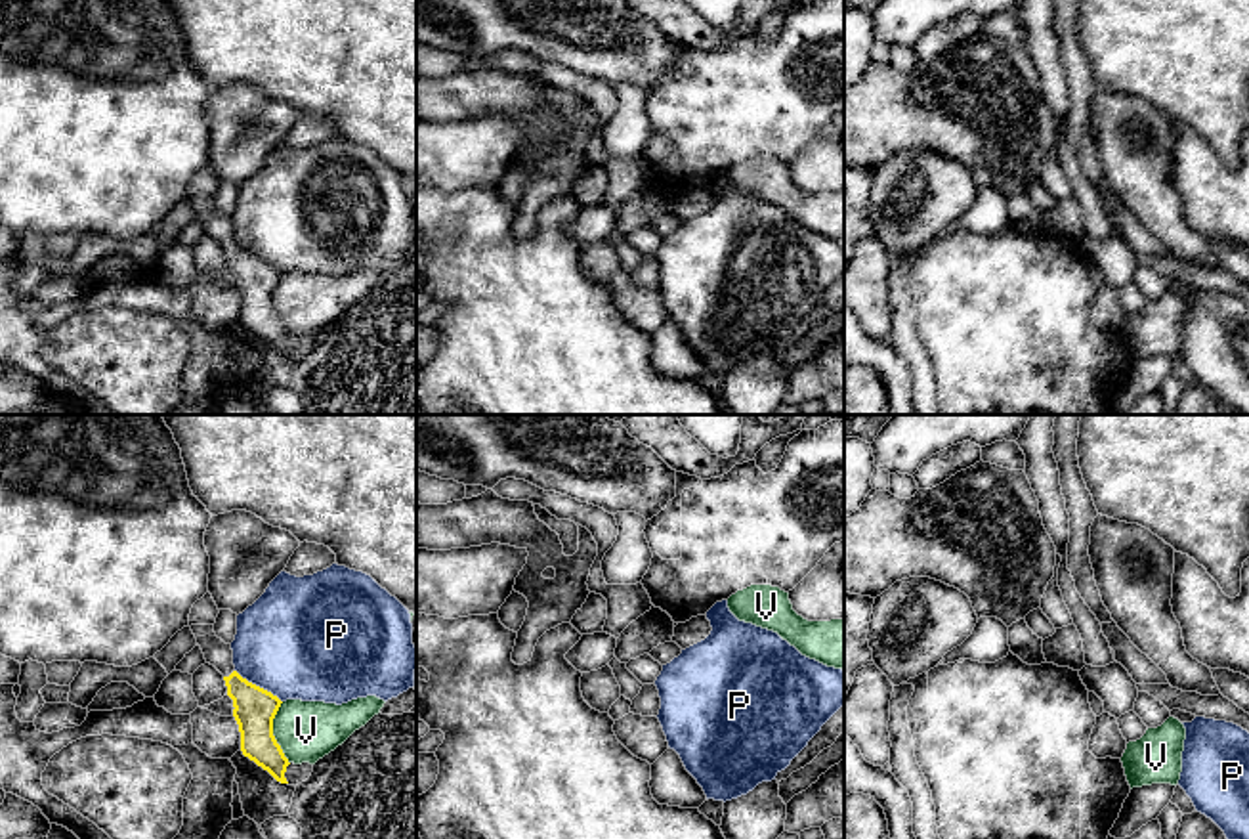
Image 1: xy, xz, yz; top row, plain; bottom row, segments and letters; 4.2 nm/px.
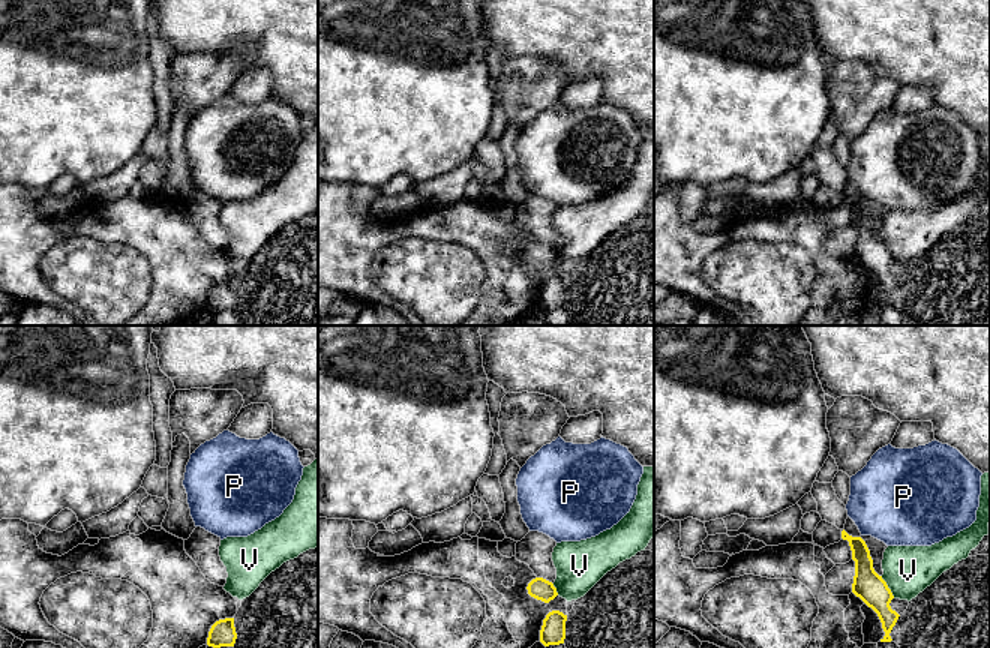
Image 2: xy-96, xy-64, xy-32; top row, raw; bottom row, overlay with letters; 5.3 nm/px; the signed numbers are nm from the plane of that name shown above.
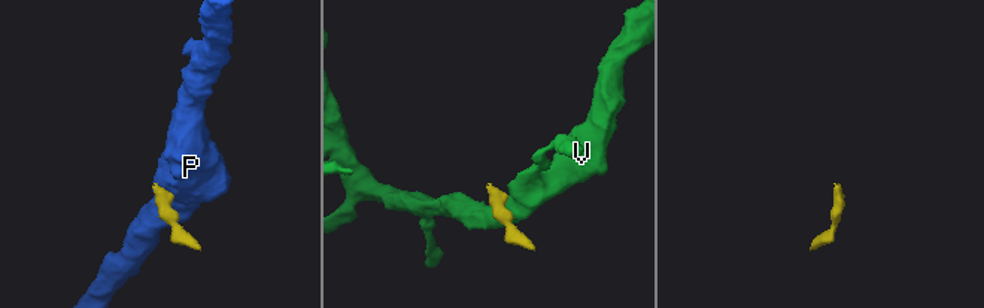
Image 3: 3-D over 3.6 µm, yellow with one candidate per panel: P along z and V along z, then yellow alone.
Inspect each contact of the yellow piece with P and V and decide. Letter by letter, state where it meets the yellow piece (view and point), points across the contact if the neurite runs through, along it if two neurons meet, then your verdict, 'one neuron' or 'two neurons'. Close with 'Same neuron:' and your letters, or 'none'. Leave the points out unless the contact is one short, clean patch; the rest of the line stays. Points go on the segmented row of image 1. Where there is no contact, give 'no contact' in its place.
P: xy (258, 687) | along xy (235, 669), (281, 702) | two neurons
V: xy (272, 732) | along xy (281, 702), (274, 719), (274, 738), (289, 763) | two neurons
Same neuron: none

